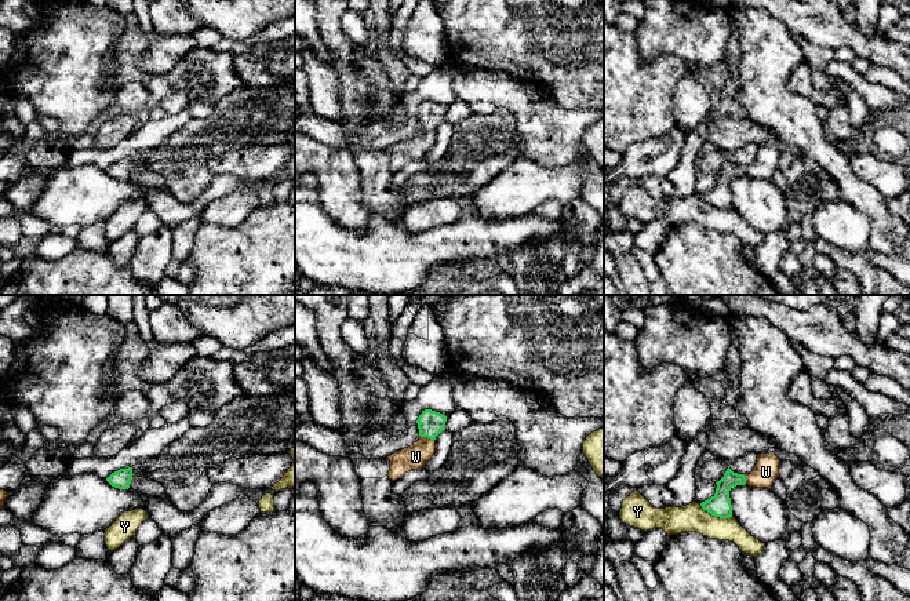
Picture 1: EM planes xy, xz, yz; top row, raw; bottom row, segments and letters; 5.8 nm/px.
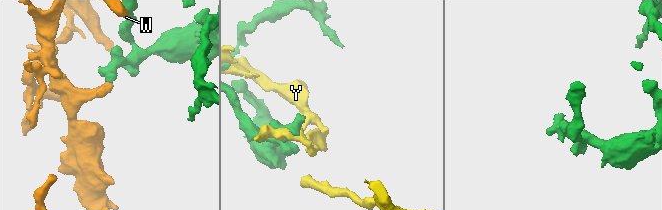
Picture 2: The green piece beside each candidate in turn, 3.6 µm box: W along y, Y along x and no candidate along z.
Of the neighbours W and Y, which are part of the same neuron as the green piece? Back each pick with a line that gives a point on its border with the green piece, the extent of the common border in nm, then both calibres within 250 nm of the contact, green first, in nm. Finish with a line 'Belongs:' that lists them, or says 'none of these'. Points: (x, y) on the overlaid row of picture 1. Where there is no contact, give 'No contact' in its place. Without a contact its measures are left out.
W: Touches green at xz (428, 437). Shared border 90 nm. Thickness 160 nm (green) against 140 nm
Belongs: W

